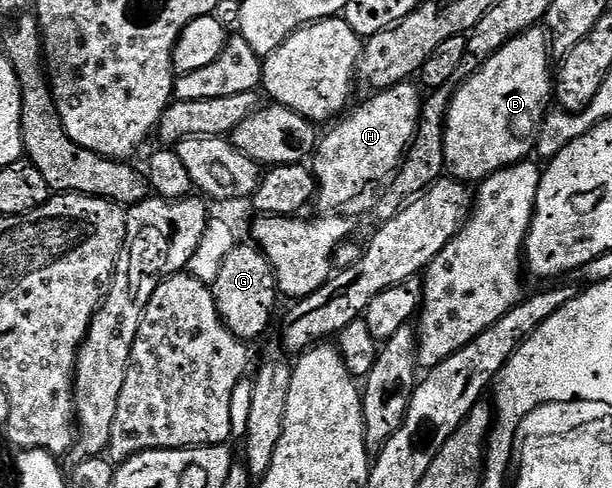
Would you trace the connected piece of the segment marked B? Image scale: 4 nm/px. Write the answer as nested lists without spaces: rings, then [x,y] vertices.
[[[541,27],[528,29],[520,37],[507,42],[499,52],[491,55],[491,59],[487,59],[487,63],[482,69],[478,69],[476,73],[466,76],[464,80],[461,90],[458,88],[454,92],[453,99],[449,102],[449,114],[445,117],[445,168],[456,180],[462,183],[480,183],[495,171],[514,165],[517,161],[526,160],[534,152],[537,144],[537,135],[541,132],[541,123],[544,121],[547,112],[545,104],[551,101],[555,93],[555,61],[551,56],[551,38],[548,32]]]

